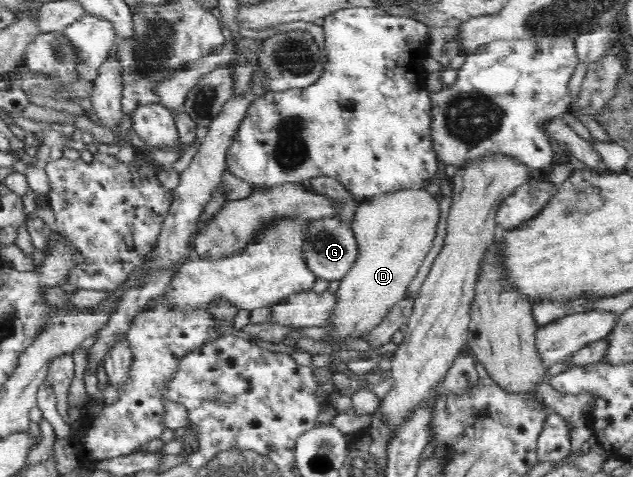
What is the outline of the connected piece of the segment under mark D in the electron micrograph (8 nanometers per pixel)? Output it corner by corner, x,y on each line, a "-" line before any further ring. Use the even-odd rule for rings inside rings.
396,188
389,192
358,200
349,226
358,242
359,254
350,272
340,280
337,290
337,307
331,323
325,328
330,332
326,344
338,344
358,339
363,333
382,323
382,319
394,308
398,301
407,297
408,287
418,275
426,255
432,249
438,221
440,221
440,201
435,194
422,188

